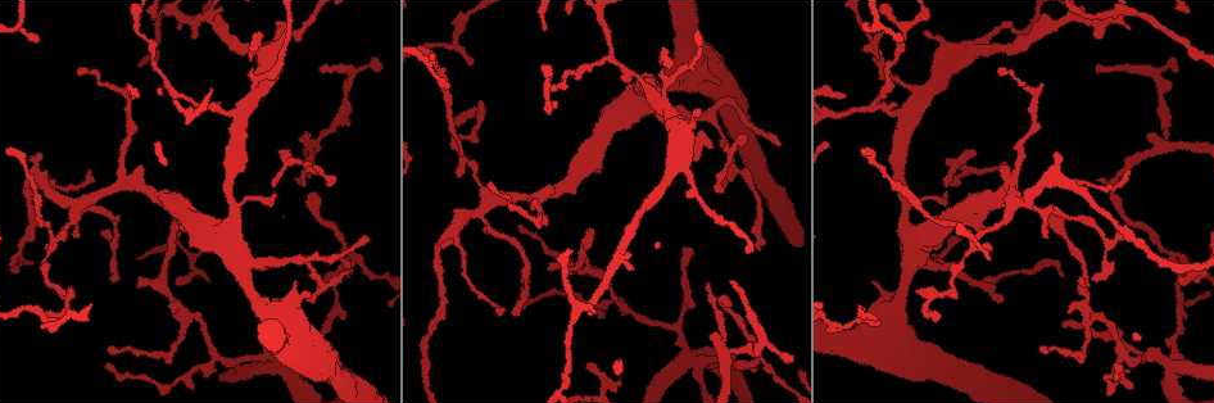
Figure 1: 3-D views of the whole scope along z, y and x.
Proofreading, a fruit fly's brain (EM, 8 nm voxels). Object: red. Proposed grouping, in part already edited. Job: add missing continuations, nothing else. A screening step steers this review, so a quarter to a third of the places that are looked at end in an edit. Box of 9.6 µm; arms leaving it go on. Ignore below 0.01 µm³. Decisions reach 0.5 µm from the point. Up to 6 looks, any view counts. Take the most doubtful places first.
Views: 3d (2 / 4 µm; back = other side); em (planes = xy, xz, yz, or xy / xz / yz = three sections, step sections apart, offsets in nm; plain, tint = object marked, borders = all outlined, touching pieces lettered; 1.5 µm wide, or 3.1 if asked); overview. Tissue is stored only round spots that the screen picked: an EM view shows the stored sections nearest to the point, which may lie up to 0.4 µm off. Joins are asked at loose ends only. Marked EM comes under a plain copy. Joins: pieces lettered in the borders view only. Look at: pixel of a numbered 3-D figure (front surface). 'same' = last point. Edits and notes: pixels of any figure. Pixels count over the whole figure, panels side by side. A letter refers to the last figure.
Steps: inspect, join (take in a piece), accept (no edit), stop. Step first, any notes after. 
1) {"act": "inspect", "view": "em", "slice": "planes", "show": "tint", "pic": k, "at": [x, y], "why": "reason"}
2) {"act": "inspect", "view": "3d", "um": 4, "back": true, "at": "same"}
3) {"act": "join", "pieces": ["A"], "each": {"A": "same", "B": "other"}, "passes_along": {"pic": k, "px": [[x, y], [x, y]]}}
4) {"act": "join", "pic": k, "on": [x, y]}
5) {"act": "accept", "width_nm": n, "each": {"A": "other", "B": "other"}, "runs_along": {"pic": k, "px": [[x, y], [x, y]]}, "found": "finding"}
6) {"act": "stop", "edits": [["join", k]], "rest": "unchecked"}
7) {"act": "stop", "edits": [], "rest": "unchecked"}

{"act": "inspect", "view": "em", "slice": "xy", "step": 4, "show": "tint", "pic": 1, "at": [295, 180], "why": "tapers out"}

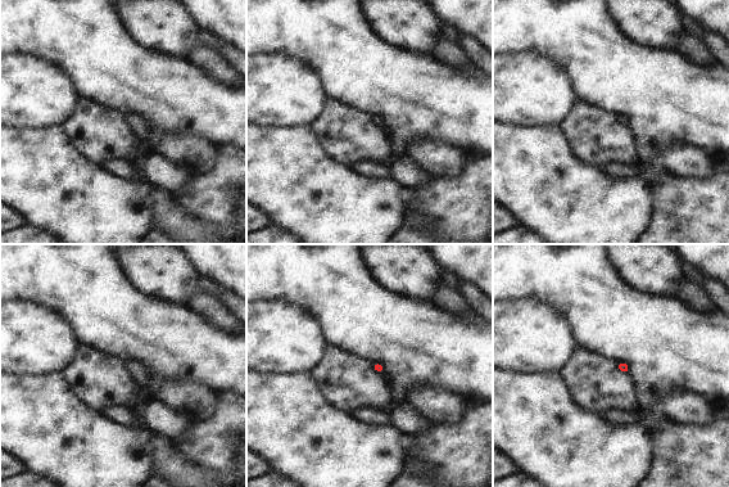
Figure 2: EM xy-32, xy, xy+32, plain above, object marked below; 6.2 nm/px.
{"act": "inspect", "view": "em", "slice": "planes", "show": "tint", "at": "same", "why": "cut it another way"}

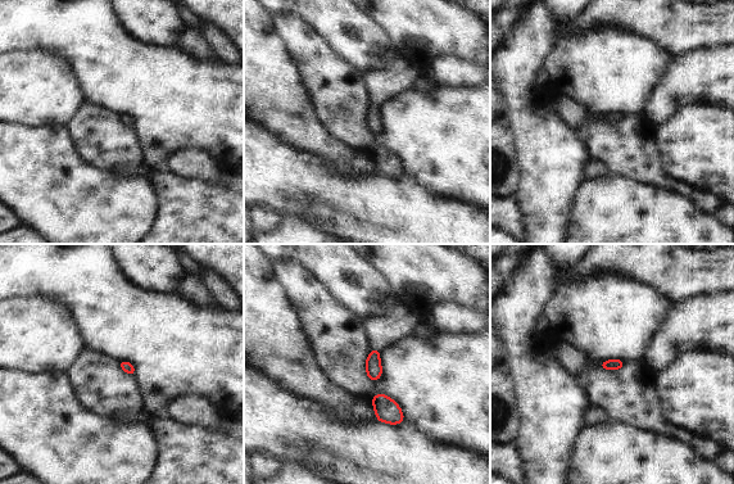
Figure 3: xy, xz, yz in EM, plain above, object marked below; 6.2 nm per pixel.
{"act": "inspect", "view": "em", "slice": "planes", "show": "borders", "at": "same"}

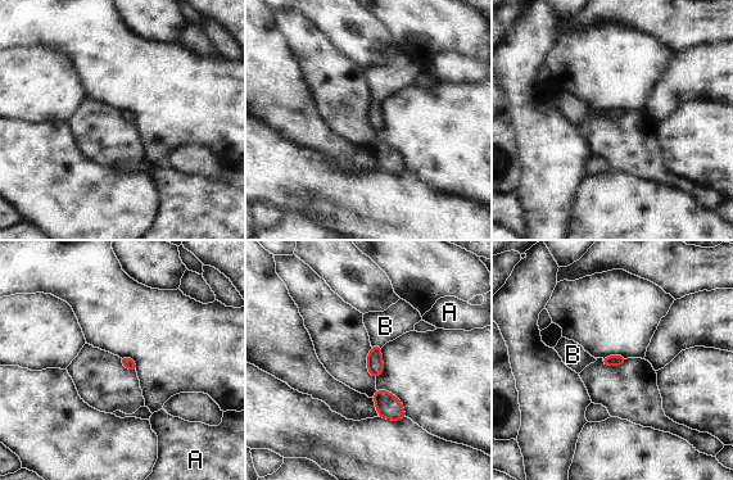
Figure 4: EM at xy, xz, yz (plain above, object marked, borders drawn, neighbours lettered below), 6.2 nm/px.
{"act": "join", "pieces": ["B"], "each": {"A": "other", "B": "same"}, "passes_along": {"pic": 4, "px": [[375, 366], [376, 347], [385, 326]]}, "found": "the cell continues"}

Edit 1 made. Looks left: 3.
{"act": "inspect", "view": "3d", "um": 2, "pic": 1, "at": [194, 38], "why": "an open end"}

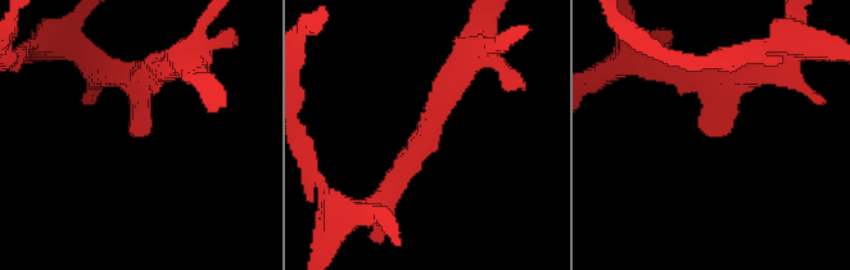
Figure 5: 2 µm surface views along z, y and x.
{"act": "inspect", "view": "em", "slice": "planes", "show": "borders", "pic": 5, "at": [709, 137], "arm_widths_nm": [200, 220]}

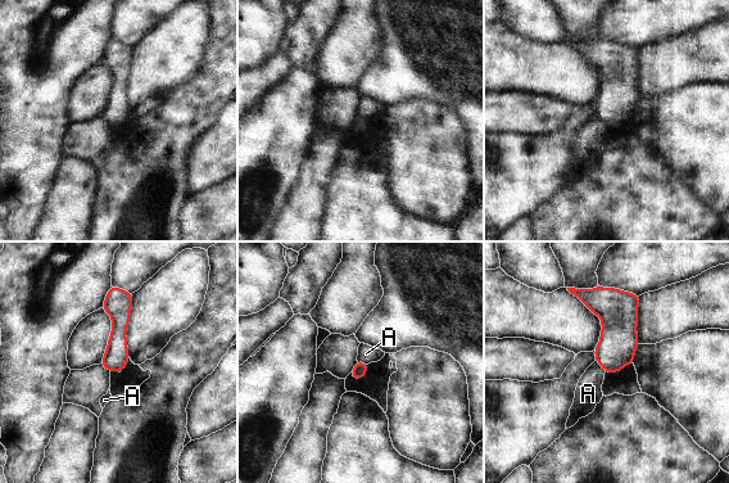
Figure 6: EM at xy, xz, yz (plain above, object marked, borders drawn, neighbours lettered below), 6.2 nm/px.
{"act": "accept", "each": {"A": "other"}, "border": {"pic": 6, "px": [[596, 360], [605, 371]]}, "found": "none of them fits"}

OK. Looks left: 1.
{"act": "stop", "edits": [["join", 4]], "rest": "unchecked"}

